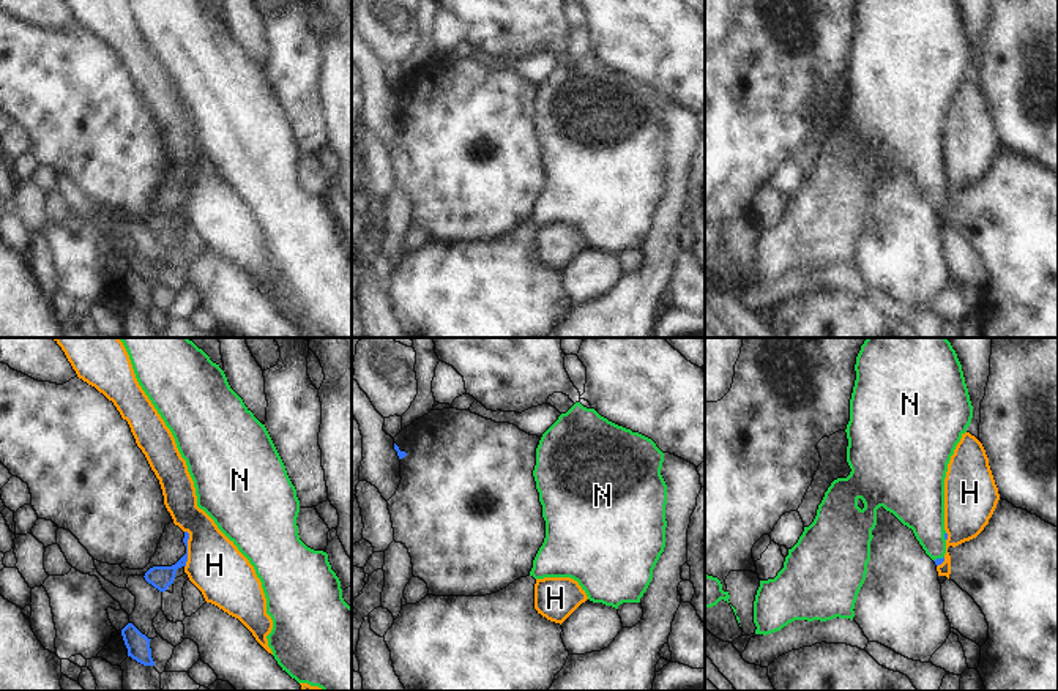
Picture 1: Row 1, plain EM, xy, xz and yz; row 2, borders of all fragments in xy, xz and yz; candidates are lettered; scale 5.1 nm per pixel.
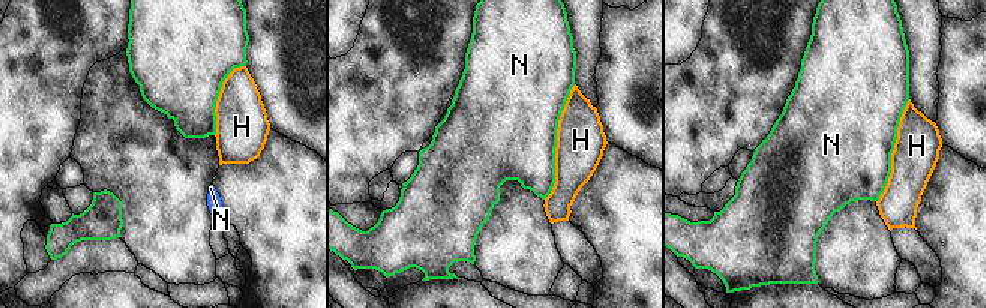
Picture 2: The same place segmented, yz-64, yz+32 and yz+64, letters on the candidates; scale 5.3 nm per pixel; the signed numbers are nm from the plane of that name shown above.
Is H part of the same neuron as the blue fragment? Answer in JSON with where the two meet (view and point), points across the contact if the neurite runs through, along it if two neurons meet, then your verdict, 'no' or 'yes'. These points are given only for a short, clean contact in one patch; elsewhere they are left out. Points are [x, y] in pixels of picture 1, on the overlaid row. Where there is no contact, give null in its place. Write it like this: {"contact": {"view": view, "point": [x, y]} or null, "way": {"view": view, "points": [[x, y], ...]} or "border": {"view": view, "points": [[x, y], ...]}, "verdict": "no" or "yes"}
{"contact": {"view": "xy", "point": [186, 549]}, "border": {"view": "xy", "points": [[186, 530], [188, 560], [185, 567]]}, "verdict": "no"}

